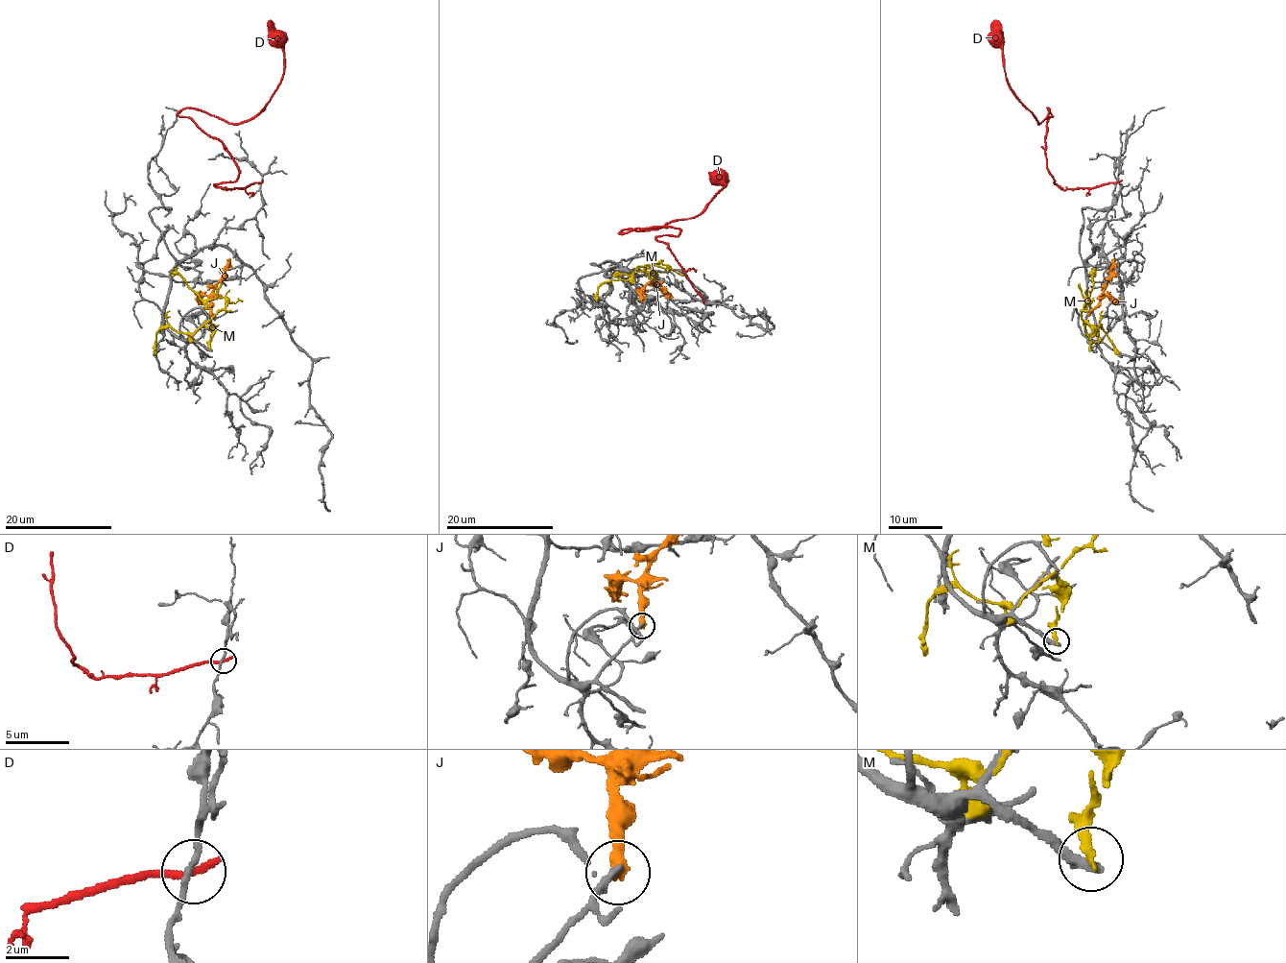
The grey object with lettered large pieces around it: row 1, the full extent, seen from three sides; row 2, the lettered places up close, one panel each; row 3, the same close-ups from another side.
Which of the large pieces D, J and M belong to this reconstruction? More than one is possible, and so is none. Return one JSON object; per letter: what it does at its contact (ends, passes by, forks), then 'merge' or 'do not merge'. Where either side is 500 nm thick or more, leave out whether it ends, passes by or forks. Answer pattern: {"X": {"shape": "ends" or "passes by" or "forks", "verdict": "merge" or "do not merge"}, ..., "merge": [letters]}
{"D": {"shape": "ends", "verdict": "do not merge"}, "J": {"shape": "ends", "verdict": "do not merge"}, "M": {"shape": "ends", "verdict": "do not merge"}, "merge": []}

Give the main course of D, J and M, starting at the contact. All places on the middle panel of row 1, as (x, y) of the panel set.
D: (702, 298), (656, 239), (679, 229), (619, 232), (696, 217), (725, 186), (710, 175)
J: (653, 270), (653, 282), (671, 296)
M: (651, 271), (655, 273), (651, 266), (662, 263), (667, 266), (650, 266), (631, 274), (619, 274), (619, 276)

